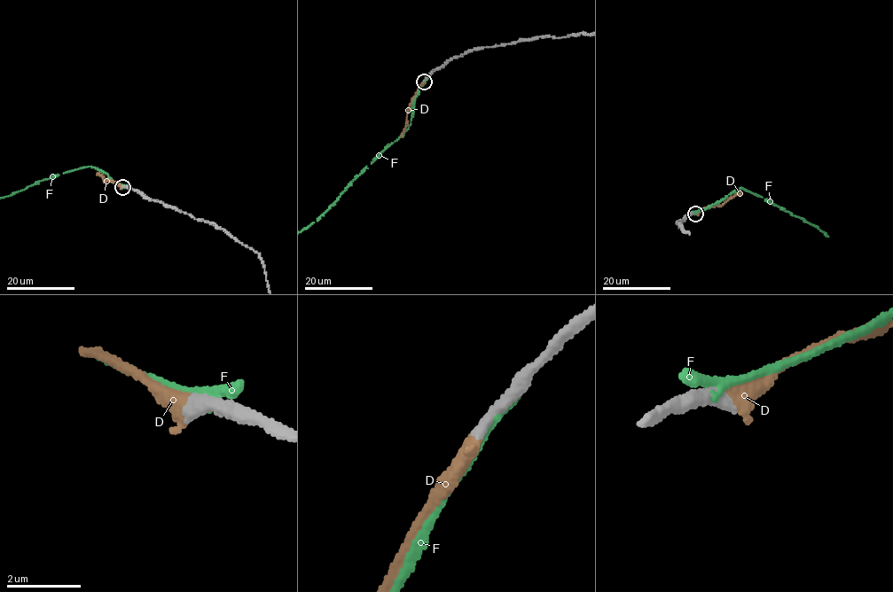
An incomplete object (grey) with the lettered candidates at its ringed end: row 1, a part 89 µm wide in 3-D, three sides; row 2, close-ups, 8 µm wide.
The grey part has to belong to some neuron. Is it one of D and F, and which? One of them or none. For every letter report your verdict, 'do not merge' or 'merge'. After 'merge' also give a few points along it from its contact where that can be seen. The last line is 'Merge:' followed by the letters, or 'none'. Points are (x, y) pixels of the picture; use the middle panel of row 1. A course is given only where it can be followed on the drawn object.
D: merge | via (424, 81), (411, 103), (401, 137)
F: do not merge
Merge: D

